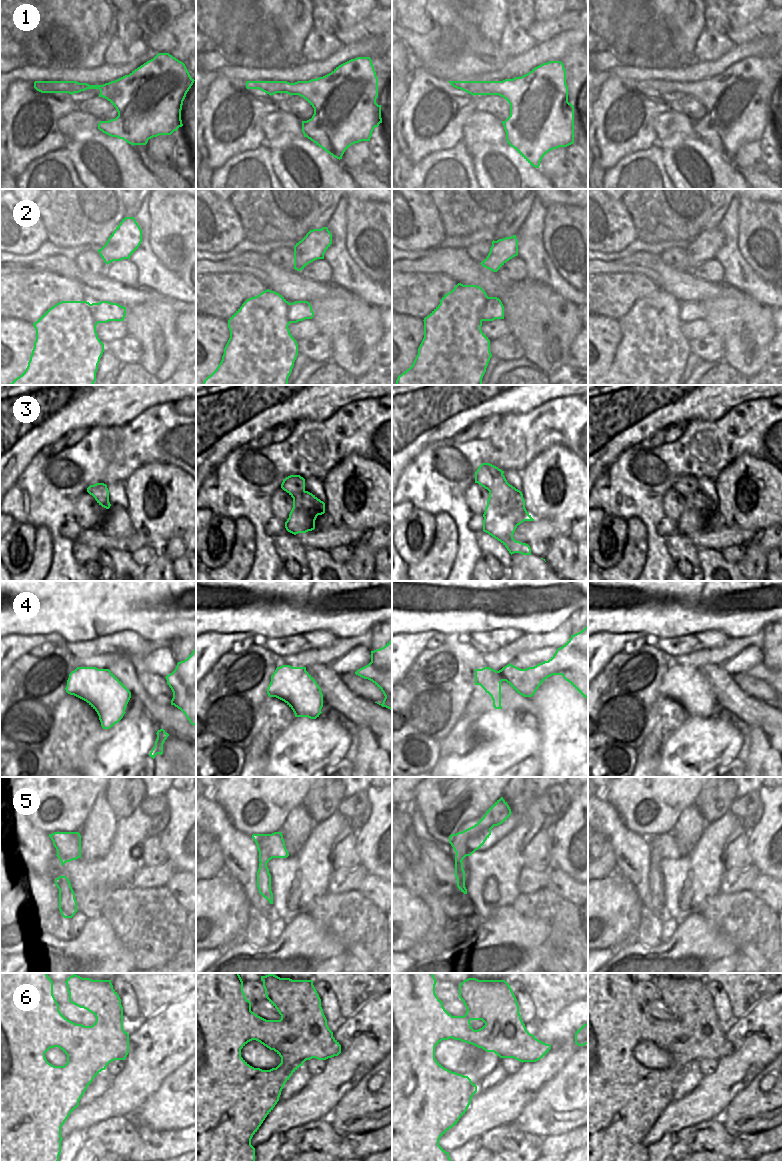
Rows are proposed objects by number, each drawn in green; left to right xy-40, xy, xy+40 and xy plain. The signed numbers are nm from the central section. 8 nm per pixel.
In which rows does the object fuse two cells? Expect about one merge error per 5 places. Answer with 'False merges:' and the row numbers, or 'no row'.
False merges: 2

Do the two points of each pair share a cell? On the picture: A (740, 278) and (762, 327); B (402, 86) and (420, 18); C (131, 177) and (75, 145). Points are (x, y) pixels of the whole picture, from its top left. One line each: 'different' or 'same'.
A: different
B: different
C: same

